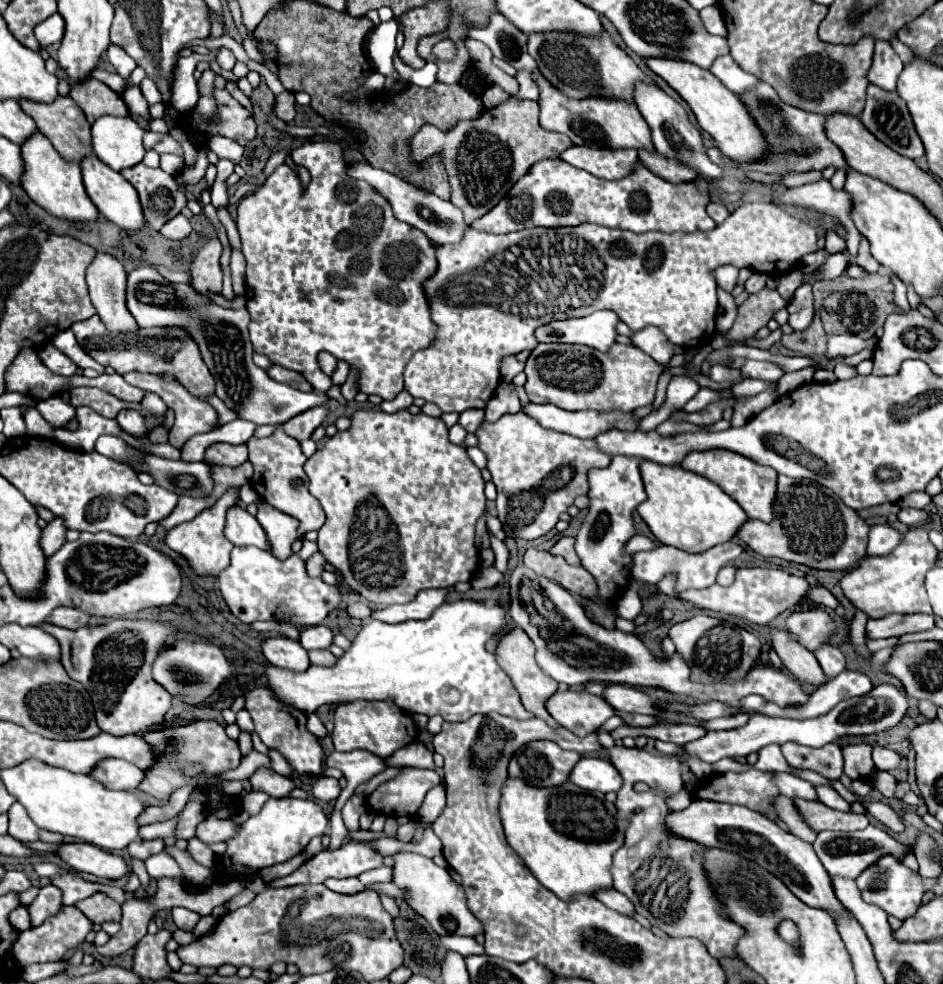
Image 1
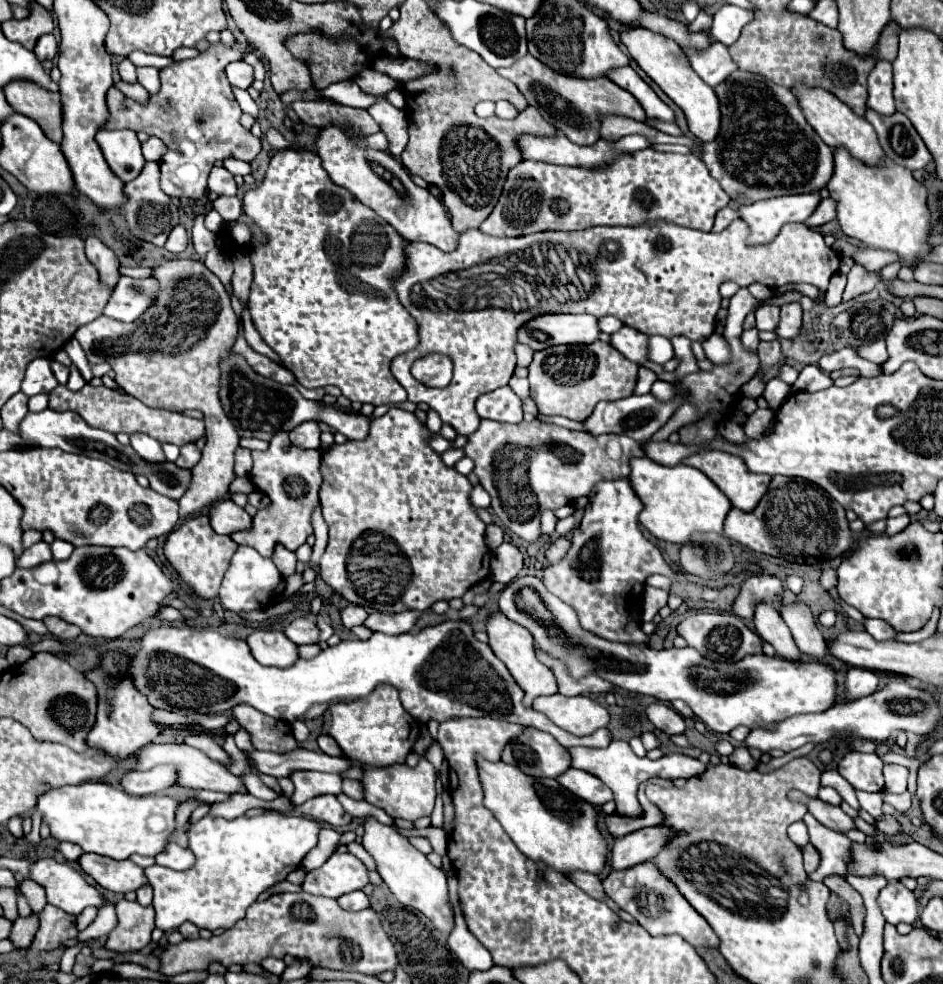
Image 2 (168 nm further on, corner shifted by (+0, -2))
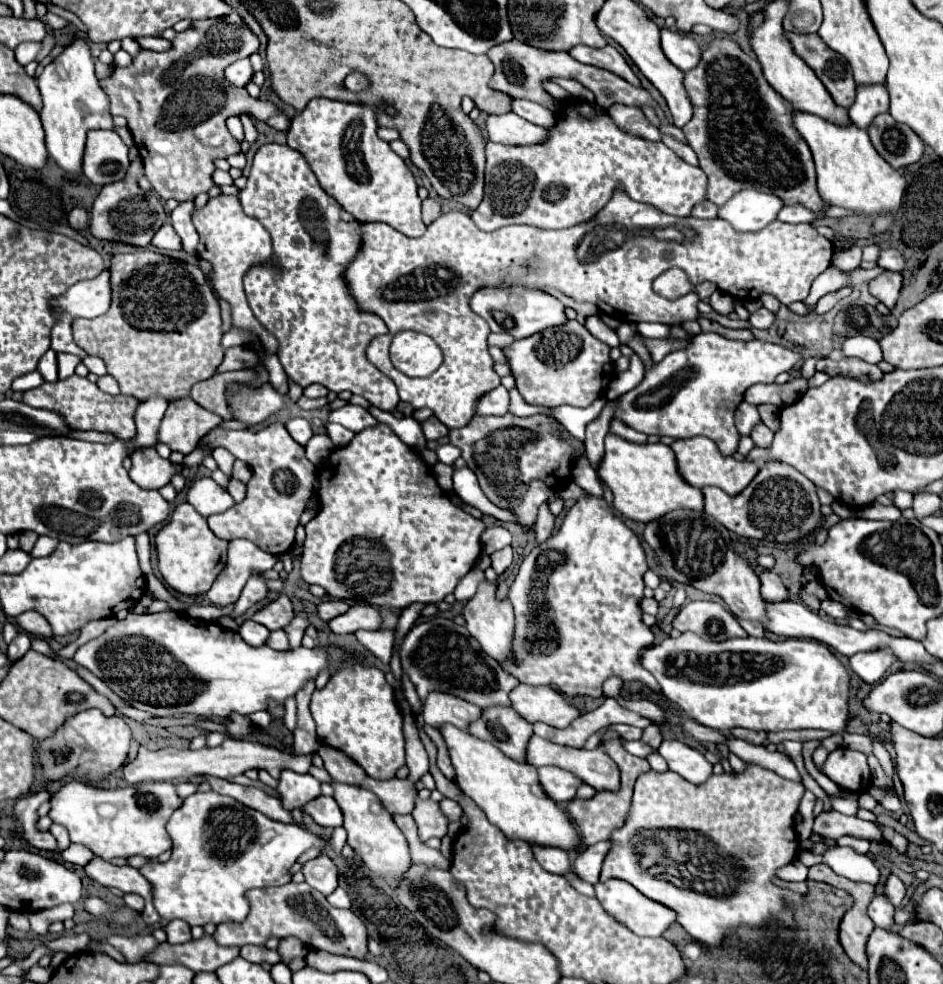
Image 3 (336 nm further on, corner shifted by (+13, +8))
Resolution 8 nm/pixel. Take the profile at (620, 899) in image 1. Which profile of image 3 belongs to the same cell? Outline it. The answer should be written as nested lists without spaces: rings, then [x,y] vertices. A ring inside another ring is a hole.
[[[532,845],[532,851],[534,851],[536,861],[550,873],[562,873],[564,875],[566,871],[572,869],[568,853],[558,851],[558,847],[534,847]]]

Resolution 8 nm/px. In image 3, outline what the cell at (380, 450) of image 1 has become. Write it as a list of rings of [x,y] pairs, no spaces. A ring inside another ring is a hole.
[[[386,423],[366,427],[364,431],[356,433],[354,439],[348,445],[334,449],[330,453],[330,457],[318,465],[318,483],[320,483],[320,487],[318,487],[320,509],[318,509],[316,517],[306,525],[306,541],[304,541],[304,549],[302,549],[302,579],[310,585],[324,587],[330,597],[362,601],[362,603],[370,603],[374,607],[396,607],[396,609],[404,609],[404,607],[408,607],[416,601],[420,601],[420,603],[438,603],[448,593],[452,593],[458,579],[464,577],[476,565],[476,559],[482,551],[480,535],[486,529],[484,523],[474,519],[470,513],[466,513],[460,507],[450,503],[450,499],[446,497],[446,493],[436,483],[436,477],[430,471],[430,467],[424,463],[424,459],[412,447],[408,447]]]

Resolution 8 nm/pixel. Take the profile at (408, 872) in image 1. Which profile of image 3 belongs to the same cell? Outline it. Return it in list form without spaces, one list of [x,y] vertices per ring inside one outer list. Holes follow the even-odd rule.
[[[334,783],[334,799],[338,801],[342,813],[344,813],[344,829],[348,831],[348,845],[356,851],[356,855],[364,861],[364,865],[376,873],[378,877],[386,879],[390,885],[400,887],[404,881],[404,875],[412,867],[410,849],[404,833],[396,827],[392,821],[392,815],[378,803],[378,797],[366,789],[354,787],[354,785],[342,785]]]

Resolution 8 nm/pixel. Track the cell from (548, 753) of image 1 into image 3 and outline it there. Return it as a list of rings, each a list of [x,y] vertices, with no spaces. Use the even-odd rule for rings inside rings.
[[[512,707],[484,709],[482,719],[470,725],[470,733],[496,745],[502,753],[518,763],[526,763],[526,747],[534,735],[532,723],[520,717]]]

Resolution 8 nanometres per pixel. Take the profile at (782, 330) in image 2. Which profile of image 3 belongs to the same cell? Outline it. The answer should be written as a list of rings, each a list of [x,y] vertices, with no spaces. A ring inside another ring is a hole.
[[[760,307],[756,313],[752,313],[750,315],[750,325],[752,327],[756,327],[756,329],[766,329],[766,327],[770,327],[772,323],[774,323],[774,319],[776,319],[776,315],[772,313],[772,311],[768,311],[766,307]]]

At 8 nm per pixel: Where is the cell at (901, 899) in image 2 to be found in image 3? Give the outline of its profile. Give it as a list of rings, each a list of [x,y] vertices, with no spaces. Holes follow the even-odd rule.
[[[876,893],[868,905],[868,915],[876,923],[876,927],[890,929],[894,925],[894,911],[896,907],[890,903],[890,899],[884,893]]]

